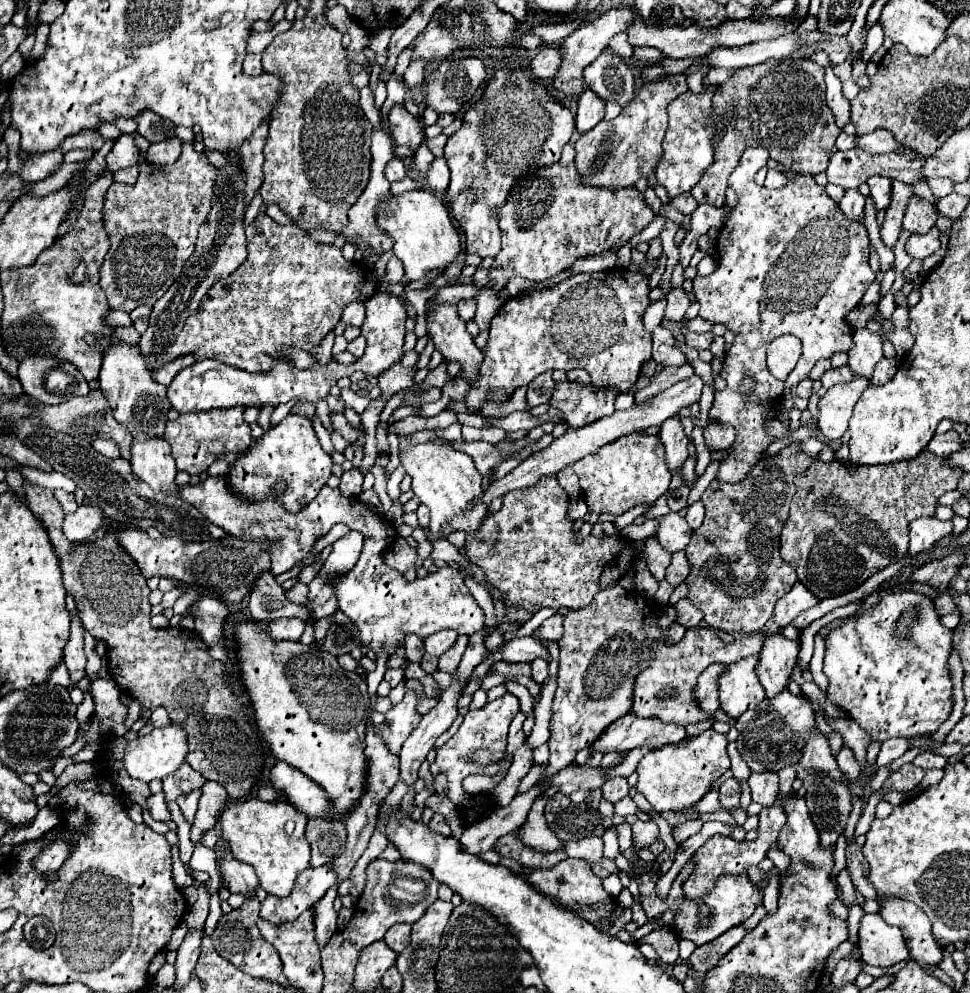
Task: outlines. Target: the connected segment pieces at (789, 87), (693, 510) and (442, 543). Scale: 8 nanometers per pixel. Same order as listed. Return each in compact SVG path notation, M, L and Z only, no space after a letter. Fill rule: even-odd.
M784 58L784 60L768 60L758 66L750 68L740 68L730 80L718 86L718 92L712 98L714 104L714 118L728 112L732 108L732 118L726 126L726 132L722 134L720 142L716 144L714 150L714 162L708 166L700 182L692 188L692 196L696 198L698 204L708 202L712 206L724 206L722 200L726 200L728 188L728 176L734 171L742 152L748 146L770 146L772 142L772 160L782 162L788 172L798 172L798 174L818 174L824 172L828 166L828 158L836 154L834 140L840 134L840 128L834 122L832 110L826 106L826 84L824 84L824 68L810 60L794 60L794 58Z
M698 500L698 502L694 502L692 506L688 506L688 514L686 514L686 522L692 526L692 530L696 530L700 524L702 524L702 520L704 520L704 512L706 512L706 508L704 508L704 504L702 504L702 500Z
M446 538L436 540L436 542L433 542L432 546L433 550L430 557L433 560L441 560L447 563L451 561L456 562L458 565L462 566L468 574L474 577L469 563L459 553L458 549L454 547Z

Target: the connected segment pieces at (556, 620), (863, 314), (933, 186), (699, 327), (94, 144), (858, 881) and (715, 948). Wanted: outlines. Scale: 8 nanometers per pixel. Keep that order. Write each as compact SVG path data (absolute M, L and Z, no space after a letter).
M554 614L552 618L544 620L542 626L540 626L542 638L546 638L546 640L560 640L562 634L564 634L562 622L564 622L564 616L562 616L562 614Z
M872 304L872 306L858 306L858 308L854 308L852 312L848 312L848 324L850 324L854 330L864 328L866 322L872 318L876 306L878 306L878 304Z
M932 178L932 180L926 180L926 182L930 186L930 192L936 198L944 198L944 196L952 194L952 190L954 190L954 182L948 180L948 178Z
M696 316L694 320L688 322L688 330L692 330L692 332L710 332L712 328L714 328L714 322L704 320L704 318L700 318L700 316Z
M80 130L78 134L64 138L64 142L60 144L60 150L62 150L62 154L66 154L68 150L74 150L74 148L96 152L102 148L102 144L104 144L104 138L96 130Z
M850 844L846 848L846 856L848 856L848 872L852 876L852 882L854 882L856 890L866 900L876 898L876 890L872 890L872 882L868 882L868 862L864 862L860 848L856 844Z
M738 924L734 928L730 928L728 932L724 932L722 936L718 936L716 940L708 942L708 944L702 944L694 950L694 954L690 956L690 962L692 962L692 968L698 970L698 972L706 972L710 970L712 966L716 966L716 962L732 948L736 946L746 934L746 926L744 924Z

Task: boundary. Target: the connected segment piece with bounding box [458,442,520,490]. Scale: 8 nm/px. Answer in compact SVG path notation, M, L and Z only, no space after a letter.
M464 442L464 444L458 446L458 448L460 448L462 452L466 452L466 454L474 460L478 472L482 474L483 490L488 488L488 474L492 468L496 468L496 466L502 464L504 460L508 460L508 458L520 454L520 452L504 452L500 446L490 444L490 442Z

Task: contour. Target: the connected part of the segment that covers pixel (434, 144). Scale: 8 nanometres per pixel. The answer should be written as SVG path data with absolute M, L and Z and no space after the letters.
M441 133L433 138L425 138L424 141L428 144L428 148L430 148L430 152L434 154L435 157L443 157L444 155L444 147L447 142L448 137Z

